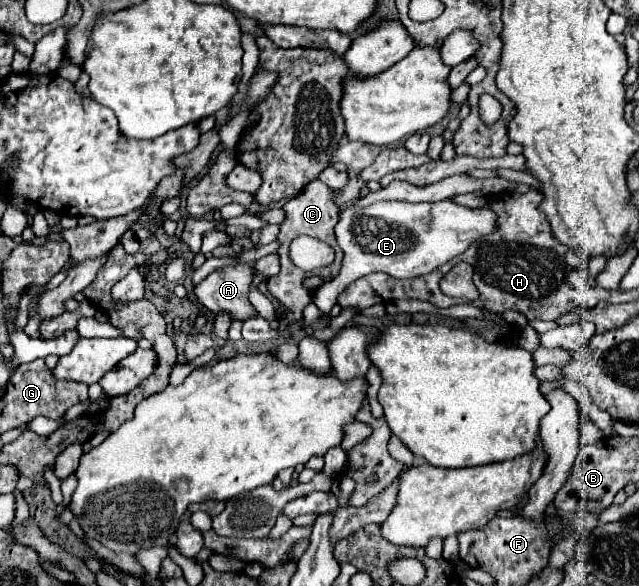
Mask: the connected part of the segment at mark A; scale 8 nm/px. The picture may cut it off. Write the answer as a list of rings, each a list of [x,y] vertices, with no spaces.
[[[251,263],[223,267],[213,271],[207,279],[203,279],[195,289],[195,297],[201,305],[205,305],[211,313],[227,311],[231,321],[245,321],[255,317],[257,311],[249,303],[253,271]]]

